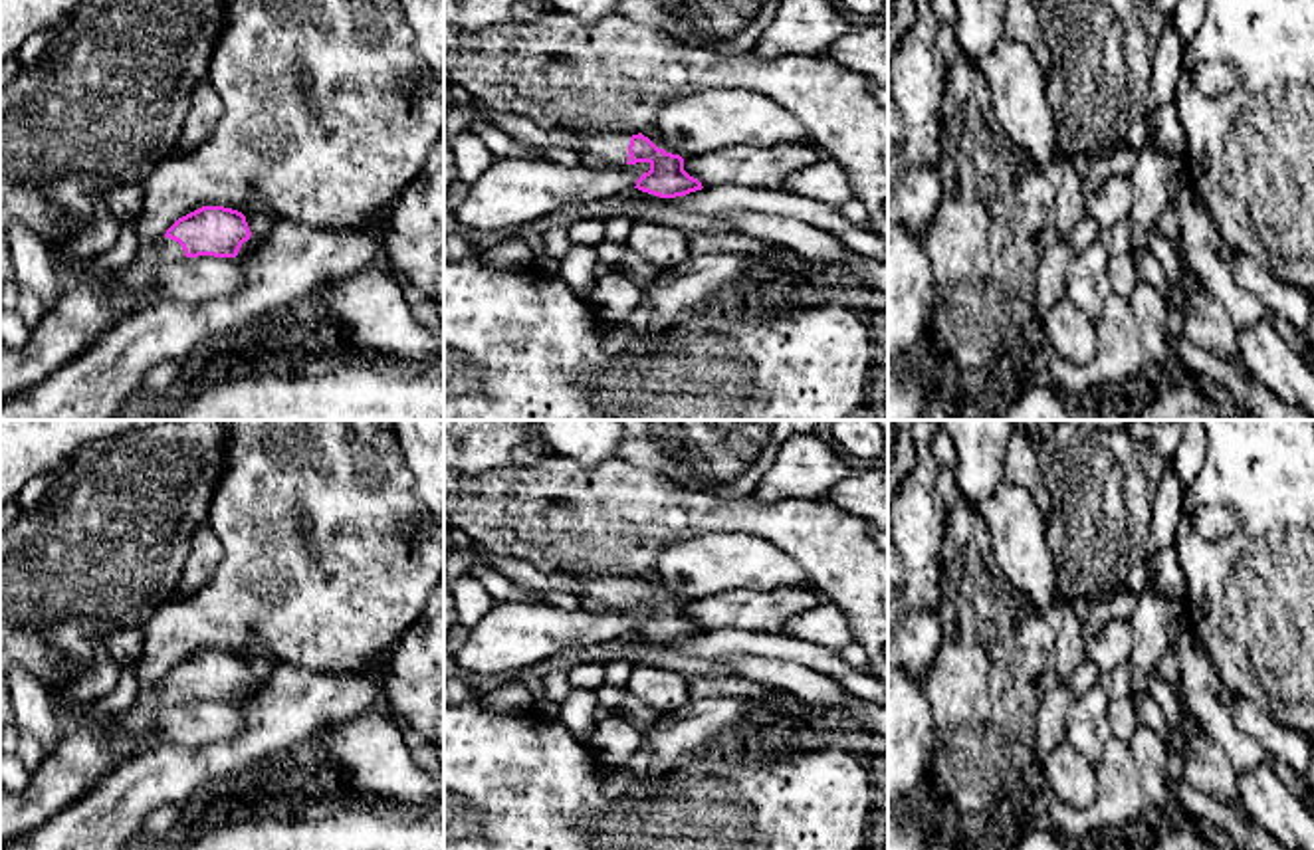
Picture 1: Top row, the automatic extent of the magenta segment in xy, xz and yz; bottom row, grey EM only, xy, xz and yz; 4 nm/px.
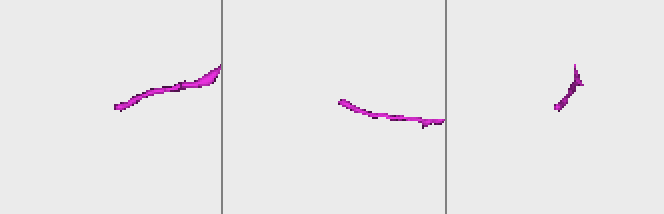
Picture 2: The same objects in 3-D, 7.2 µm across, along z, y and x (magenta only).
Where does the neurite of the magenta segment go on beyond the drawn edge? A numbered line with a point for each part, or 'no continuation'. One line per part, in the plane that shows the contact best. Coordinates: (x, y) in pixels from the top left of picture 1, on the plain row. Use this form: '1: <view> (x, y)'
1: xy (66, 773)

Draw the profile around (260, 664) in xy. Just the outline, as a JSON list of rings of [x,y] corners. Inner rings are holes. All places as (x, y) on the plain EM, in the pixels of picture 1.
[[[260,644],[238,652],[246,660],[248,672],[252,676],[250,684],[242,688],[238,703],[250,699],[264,684],[279,670],[281,662],[270,656]]]

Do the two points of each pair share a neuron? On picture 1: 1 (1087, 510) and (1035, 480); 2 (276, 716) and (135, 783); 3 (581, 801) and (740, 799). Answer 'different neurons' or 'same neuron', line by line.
1: different neurons
2: same neuron
3: same neuron

